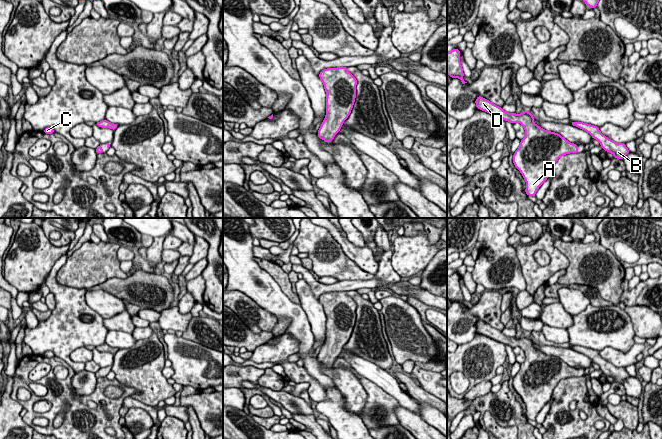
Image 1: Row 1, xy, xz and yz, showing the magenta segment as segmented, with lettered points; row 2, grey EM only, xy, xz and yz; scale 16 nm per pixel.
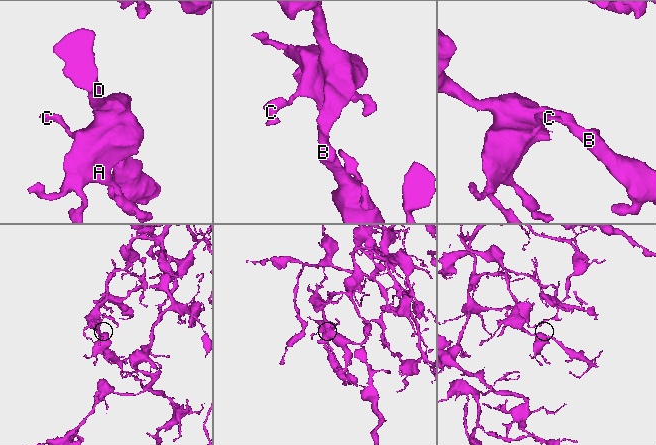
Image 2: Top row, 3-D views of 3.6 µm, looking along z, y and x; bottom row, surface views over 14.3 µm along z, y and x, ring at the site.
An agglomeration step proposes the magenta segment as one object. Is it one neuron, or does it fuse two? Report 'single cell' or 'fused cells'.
single cell

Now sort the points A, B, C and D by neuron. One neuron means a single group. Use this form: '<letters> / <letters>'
A B C D

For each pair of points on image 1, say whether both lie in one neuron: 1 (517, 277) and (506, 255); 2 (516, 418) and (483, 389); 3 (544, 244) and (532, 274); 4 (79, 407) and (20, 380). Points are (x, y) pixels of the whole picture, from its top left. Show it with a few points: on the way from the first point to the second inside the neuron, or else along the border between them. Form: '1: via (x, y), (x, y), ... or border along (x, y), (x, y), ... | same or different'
1: via (512, 272), (506, 266), (506, 260) | same
2: border along (490, 392), (466, 400) | different
3: via (535, 247), (530, 252), (530, 265) | same
4: via (64, 398), (37, 398), (34, 395) | same

